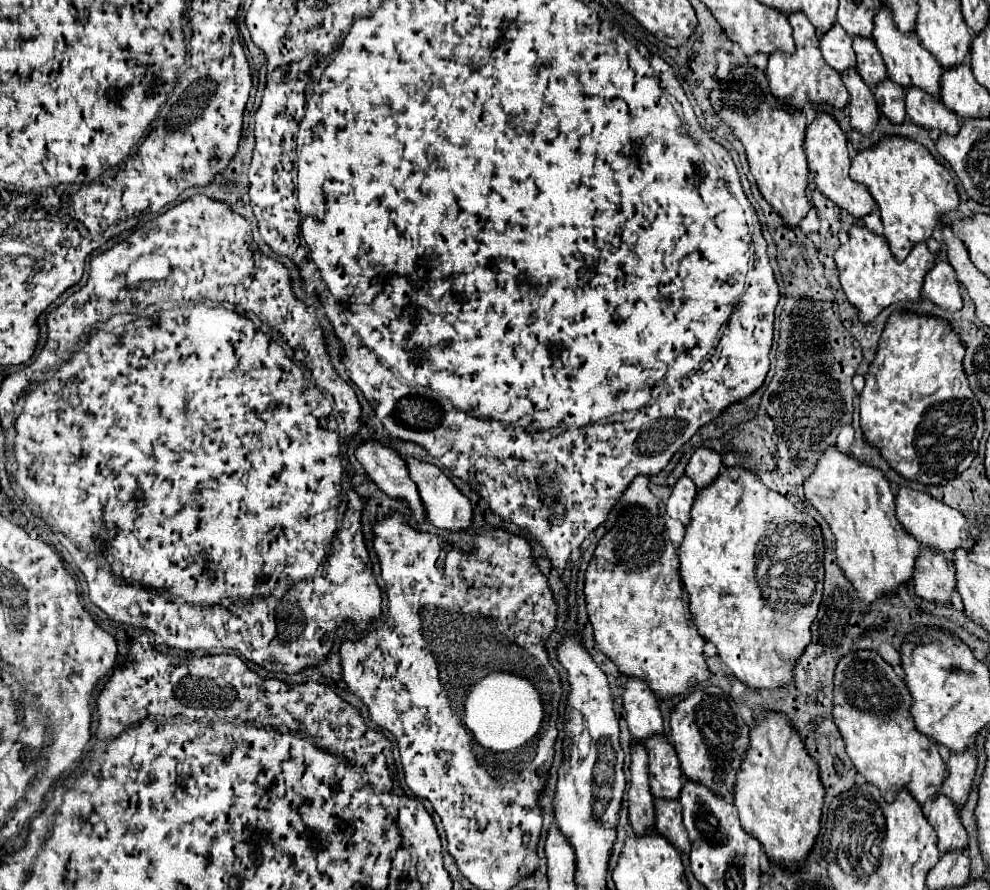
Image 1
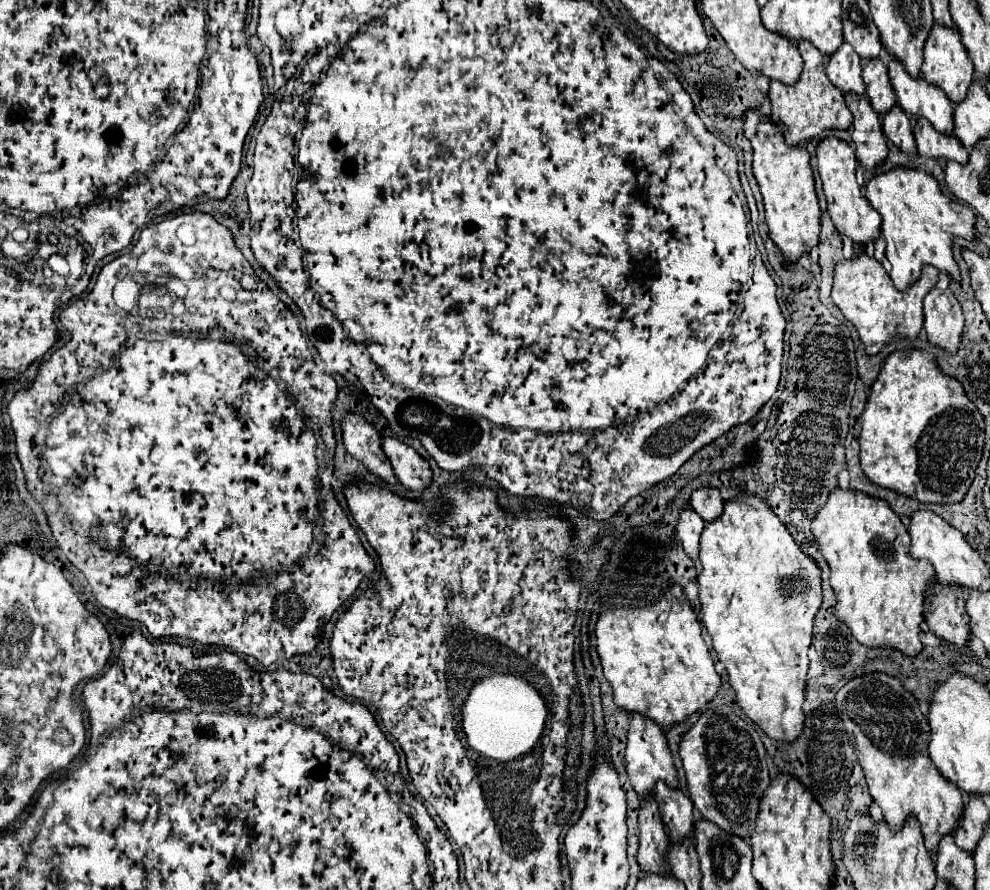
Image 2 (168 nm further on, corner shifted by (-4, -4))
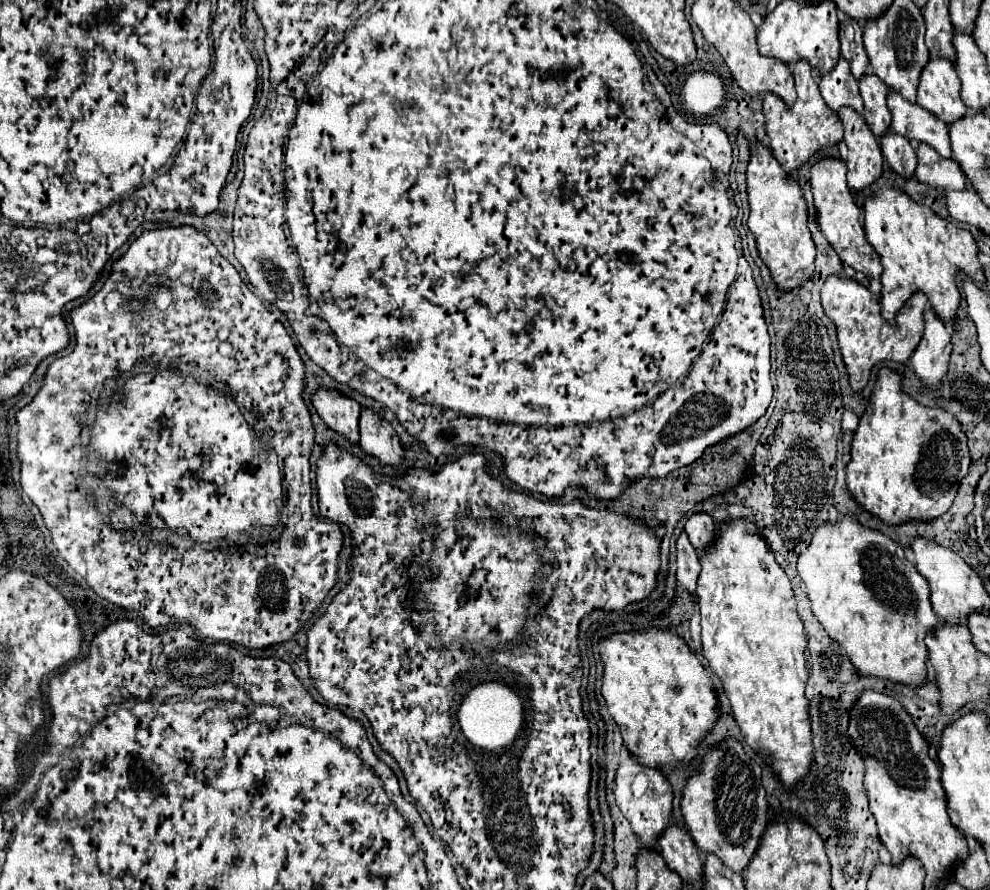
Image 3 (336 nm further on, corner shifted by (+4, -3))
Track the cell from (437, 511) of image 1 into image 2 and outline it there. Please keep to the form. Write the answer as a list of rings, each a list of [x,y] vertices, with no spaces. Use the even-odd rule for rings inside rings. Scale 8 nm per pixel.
[[[383,436],[383,452],[393,466],[397,480],[411,490],[423,490],[431,484],[431,468],[419,452],[405,442]]]

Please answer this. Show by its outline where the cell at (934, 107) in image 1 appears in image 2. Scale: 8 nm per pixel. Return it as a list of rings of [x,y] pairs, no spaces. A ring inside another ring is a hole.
[[[917,120],[913,134],[915,134],[921,156],[933,158],[933,160],[945,160],[945,162],[953,160],[959,164],[969,162],[969,152],[965,150],[965,146],[961,142],[957,142],[955,136],[945,136],[945,134],[939,134],[937,130],[933,130],[933,126],[929,122]]]

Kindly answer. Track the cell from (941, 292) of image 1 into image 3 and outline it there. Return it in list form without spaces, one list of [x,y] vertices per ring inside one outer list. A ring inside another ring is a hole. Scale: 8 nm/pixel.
[[[927,309],[923,313],[923,321],[923,339],[911,357],[911,365],[925,385],[939,387],[941,379],[947,373],[951,353],[951,331],[945,323],[941,323],[939,315],[933,309]]]

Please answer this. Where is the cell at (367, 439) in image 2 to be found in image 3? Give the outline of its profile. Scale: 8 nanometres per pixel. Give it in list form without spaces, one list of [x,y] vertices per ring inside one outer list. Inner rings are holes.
[[[319,389],[313,395],[313,405],[329,429],[337,431],[353,445],[359,443],[361,405],[355,399],[349,399],[339,391]]]

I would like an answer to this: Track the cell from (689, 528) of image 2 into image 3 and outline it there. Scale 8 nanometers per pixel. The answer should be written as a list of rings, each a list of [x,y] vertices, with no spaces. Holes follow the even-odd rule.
[[[681,533],[677,539],[677,581],[691,593],[695,595],[695,581],[701,571],[699,557],[695,547],[691,545],[687,533]]]

